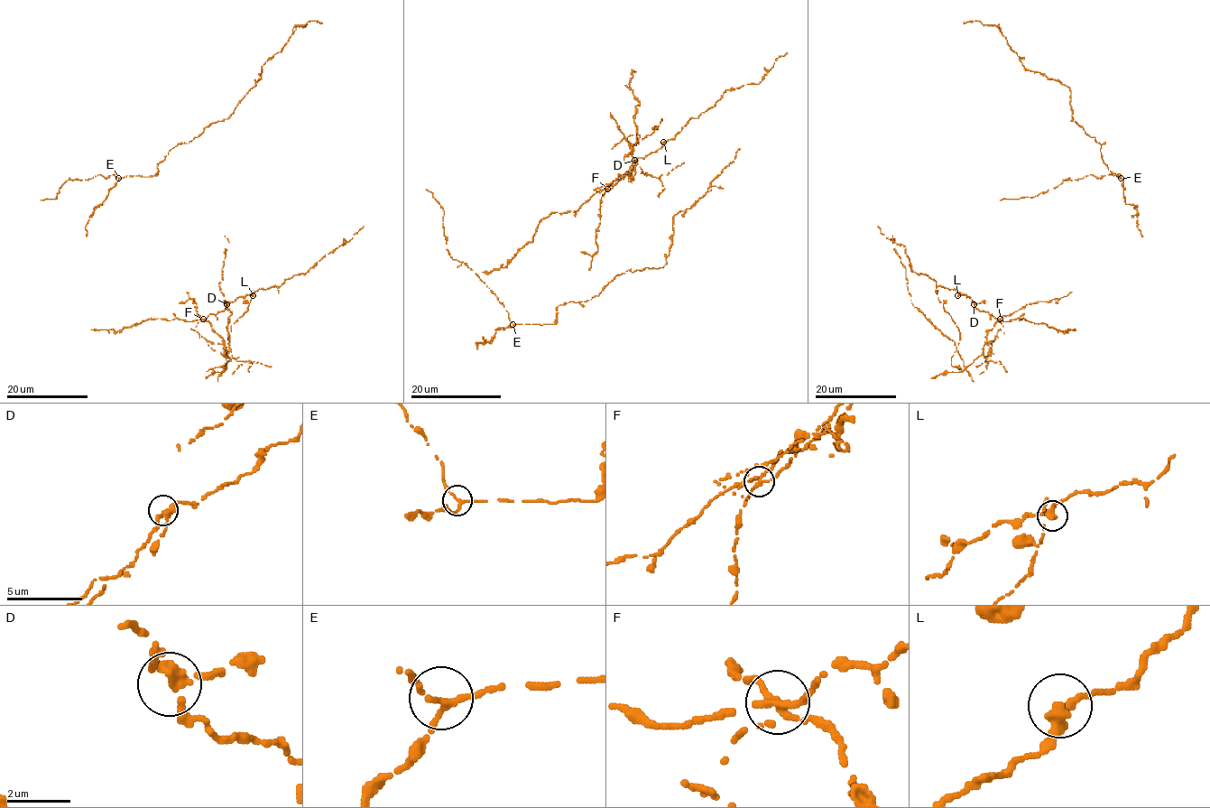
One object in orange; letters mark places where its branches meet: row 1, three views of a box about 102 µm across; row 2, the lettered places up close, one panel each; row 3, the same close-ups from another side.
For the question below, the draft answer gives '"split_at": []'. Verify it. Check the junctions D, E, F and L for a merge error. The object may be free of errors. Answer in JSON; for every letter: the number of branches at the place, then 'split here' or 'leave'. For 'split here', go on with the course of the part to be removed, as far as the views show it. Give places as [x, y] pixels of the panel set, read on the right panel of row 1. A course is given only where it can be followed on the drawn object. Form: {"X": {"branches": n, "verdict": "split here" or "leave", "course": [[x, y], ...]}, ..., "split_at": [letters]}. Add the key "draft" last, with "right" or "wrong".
{"D": {"branches": 3, "verdict": "leave"}, "E": {"branches": 3, "verdict": "leave"}, "F": {"branches": 3, "verdict": "split here", "course": [[1000, 319], [986, 333], [983, 352], [965, 367], [955, 341], [913, 305], [906, 269], [892, 236]]}, "L": {"branches": 2, "verdict": "leave"}, "split_at": ["F"], "draft": "wrong"}

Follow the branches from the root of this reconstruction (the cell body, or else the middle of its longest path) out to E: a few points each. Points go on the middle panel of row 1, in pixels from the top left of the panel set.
E: (476, 348), (475, 343), (489, 341), (494, 329), (512, 328), (512, 324)

